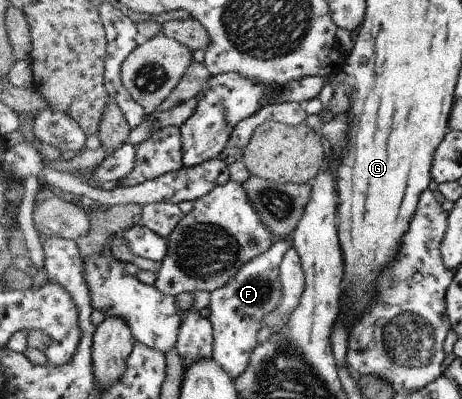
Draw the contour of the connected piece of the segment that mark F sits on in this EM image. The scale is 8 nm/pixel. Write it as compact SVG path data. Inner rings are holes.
M287 239L277 241L267 252L250 260L237 273L233 280L215 291L211 297L206 316L212 322L213 328L213 355L212 359L229 374L233 380L241 377L241 373L248 369L253 349L260 340L260 333L268 312L281 305L281 295L284 286L280 281L280 268L283 266L285 253L291 245Z

